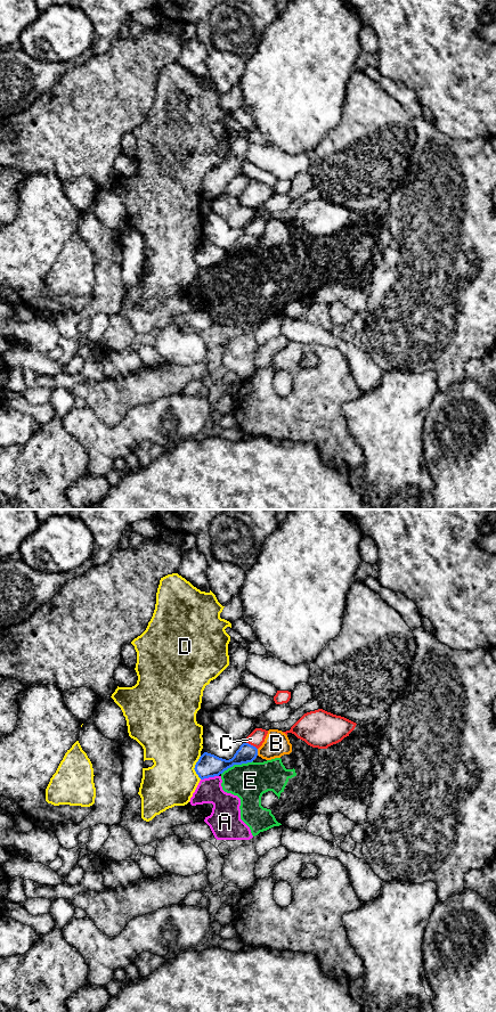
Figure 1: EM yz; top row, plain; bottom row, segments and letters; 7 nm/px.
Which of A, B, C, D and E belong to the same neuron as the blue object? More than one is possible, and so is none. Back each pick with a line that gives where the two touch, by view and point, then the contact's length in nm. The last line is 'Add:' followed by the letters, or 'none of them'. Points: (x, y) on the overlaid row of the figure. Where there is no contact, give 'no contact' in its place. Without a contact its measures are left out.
Add: none of them

